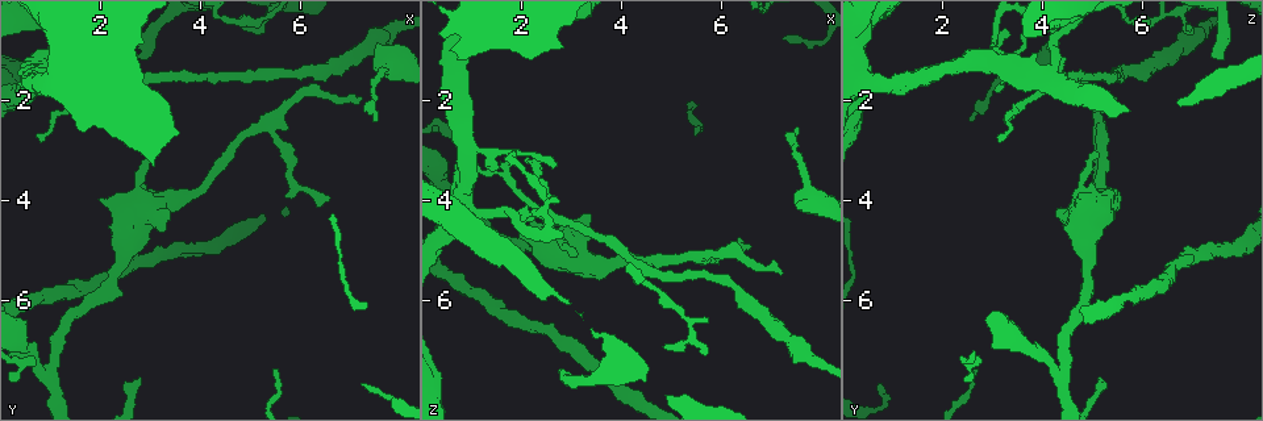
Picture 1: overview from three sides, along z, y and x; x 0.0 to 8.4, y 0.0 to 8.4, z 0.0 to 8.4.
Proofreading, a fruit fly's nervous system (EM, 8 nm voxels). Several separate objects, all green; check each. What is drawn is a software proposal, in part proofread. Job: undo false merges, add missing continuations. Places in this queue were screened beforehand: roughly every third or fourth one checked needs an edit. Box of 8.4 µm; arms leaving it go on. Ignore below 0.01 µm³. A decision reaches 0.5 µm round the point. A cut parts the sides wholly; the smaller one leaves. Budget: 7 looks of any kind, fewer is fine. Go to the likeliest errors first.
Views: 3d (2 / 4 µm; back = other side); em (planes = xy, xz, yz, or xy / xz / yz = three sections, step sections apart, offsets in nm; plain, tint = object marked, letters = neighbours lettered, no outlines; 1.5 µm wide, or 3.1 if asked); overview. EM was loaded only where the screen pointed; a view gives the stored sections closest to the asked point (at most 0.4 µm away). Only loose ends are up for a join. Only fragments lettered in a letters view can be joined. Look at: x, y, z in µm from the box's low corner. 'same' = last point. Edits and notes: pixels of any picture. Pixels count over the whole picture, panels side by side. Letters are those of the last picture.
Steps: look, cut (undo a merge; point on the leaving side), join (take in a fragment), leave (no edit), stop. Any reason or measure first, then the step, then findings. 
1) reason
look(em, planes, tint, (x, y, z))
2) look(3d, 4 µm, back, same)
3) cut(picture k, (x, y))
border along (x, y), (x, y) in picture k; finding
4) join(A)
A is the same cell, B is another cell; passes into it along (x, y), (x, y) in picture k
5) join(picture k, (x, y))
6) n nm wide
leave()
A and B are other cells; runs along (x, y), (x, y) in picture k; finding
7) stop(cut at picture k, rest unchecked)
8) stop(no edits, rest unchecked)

an open end
look(em, planes, letters, (2.80, 1.15, 7.35))

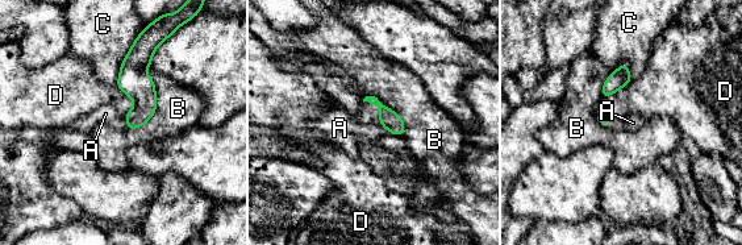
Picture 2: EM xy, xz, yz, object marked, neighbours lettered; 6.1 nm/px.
join(A)
A is the same cell, B, C and D are other cells; the neuron continues

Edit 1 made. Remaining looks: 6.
an open end
look(em, planes, letters, (7.15, 2.05, 5.45))

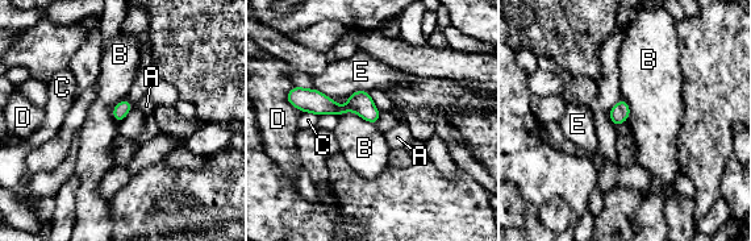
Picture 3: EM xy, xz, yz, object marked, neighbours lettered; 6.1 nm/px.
join(A)
A is the same cell, B, C, D and E are other cells; it goes on there

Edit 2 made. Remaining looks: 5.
see it whole again
look(overview)

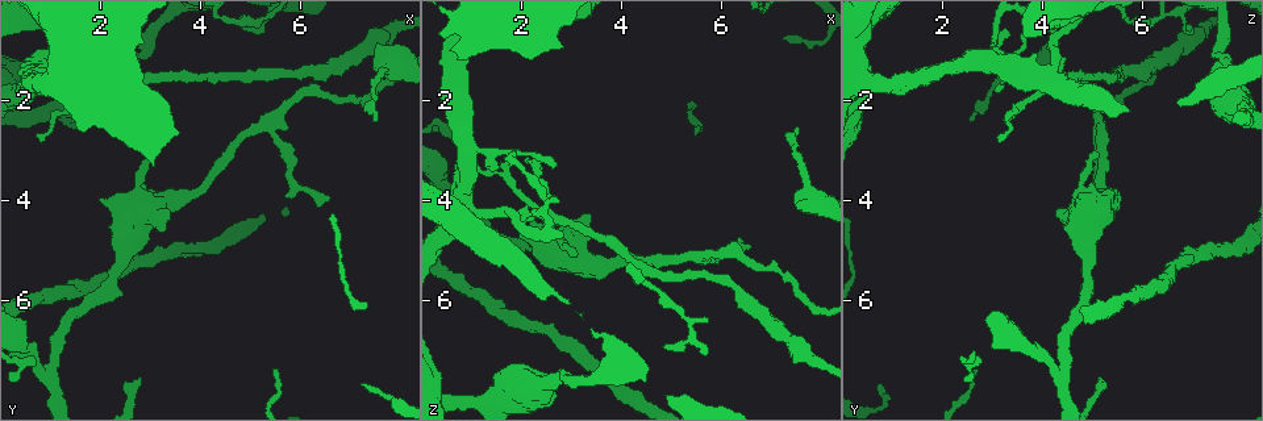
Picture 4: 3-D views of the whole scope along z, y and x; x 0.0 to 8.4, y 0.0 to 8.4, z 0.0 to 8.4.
four arms meet
look(em, yz, step 4, letters, (1.95, 0.95, 4.20))

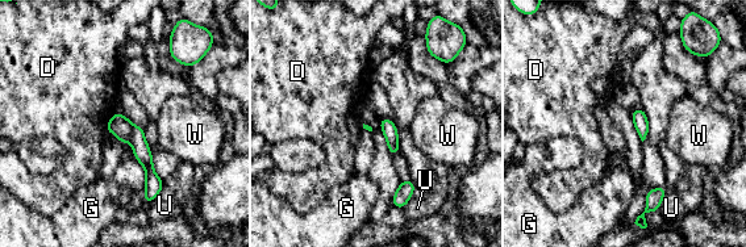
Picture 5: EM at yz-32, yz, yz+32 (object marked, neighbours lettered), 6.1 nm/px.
120 nm wide
cut(picture 5, (141, 150))
D, G, U and W are other cells; border along (133, 125), (129, 138) in picture 5; two neurons meet here

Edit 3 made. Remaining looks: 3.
stop(join at picture 2, join at picture 3, cut at picture 5, rest unchecked)

